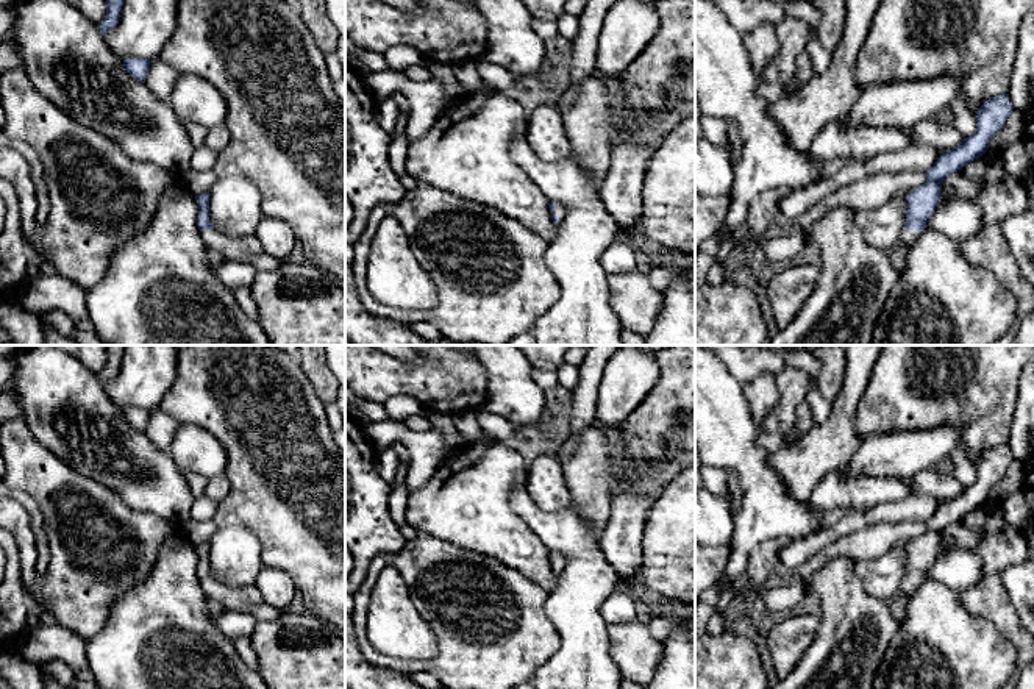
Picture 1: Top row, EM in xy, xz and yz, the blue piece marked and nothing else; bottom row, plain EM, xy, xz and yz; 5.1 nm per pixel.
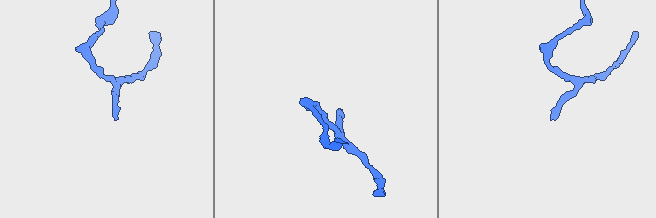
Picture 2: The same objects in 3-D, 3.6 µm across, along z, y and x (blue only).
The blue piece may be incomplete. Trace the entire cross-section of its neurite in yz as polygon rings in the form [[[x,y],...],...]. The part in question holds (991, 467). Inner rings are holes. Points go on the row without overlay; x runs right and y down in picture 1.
[[[1007,444],[992,447],[981,455],[975,464],[976,481],[957,497],[943,500],[926,522],[926,533],[906,545],[906,572],[895,595],[907,598],[920,586],[940,550],[943,530],[982,506],[989,500],[990,489],[1004,477],[1012,461]]]

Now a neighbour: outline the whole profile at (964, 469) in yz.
[[[962,447],[956,448],[950,458],[954,462],[953,478],[956,478],[964,487],[972,486],[976,481],[976,466],[965,456]]]

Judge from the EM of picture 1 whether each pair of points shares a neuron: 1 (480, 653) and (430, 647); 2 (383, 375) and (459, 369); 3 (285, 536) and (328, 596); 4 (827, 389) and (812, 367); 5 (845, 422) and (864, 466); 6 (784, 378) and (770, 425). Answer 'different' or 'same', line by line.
1: different
2: same
3: same
4: different
5: different
6: same

